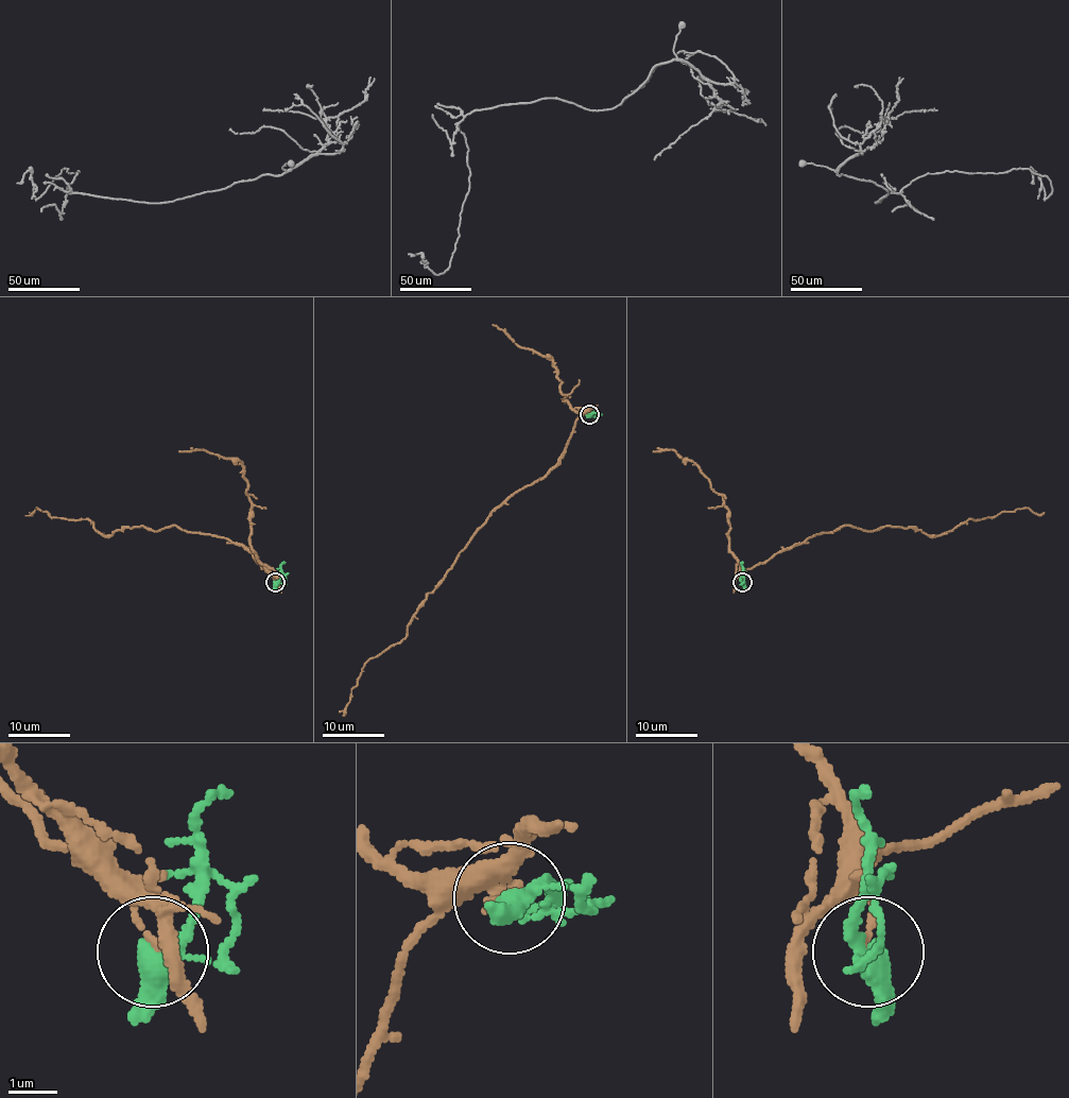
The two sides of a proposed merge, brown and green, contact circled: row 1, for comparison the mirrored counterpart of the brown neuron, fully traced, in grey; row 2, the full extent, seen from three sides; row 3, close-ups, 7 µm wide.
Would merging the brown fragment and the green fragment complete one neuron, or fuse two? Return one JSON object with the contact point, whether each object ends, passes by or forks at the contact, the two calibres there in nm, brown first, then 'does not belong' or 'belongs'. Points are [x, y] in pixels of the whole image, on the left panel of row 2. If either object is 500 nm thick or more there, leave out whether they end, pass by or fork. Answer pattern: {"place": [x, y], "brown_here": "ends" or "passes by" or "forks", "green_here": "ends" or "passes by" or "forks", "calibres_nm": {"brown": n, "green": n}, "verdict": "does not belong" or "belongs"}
{"place": [275, 582], "brown_here": "ends", "green_here": "forks", "calibres_nm": {"brown": 110, "green": 320}, "verdict": "does not belong"}

